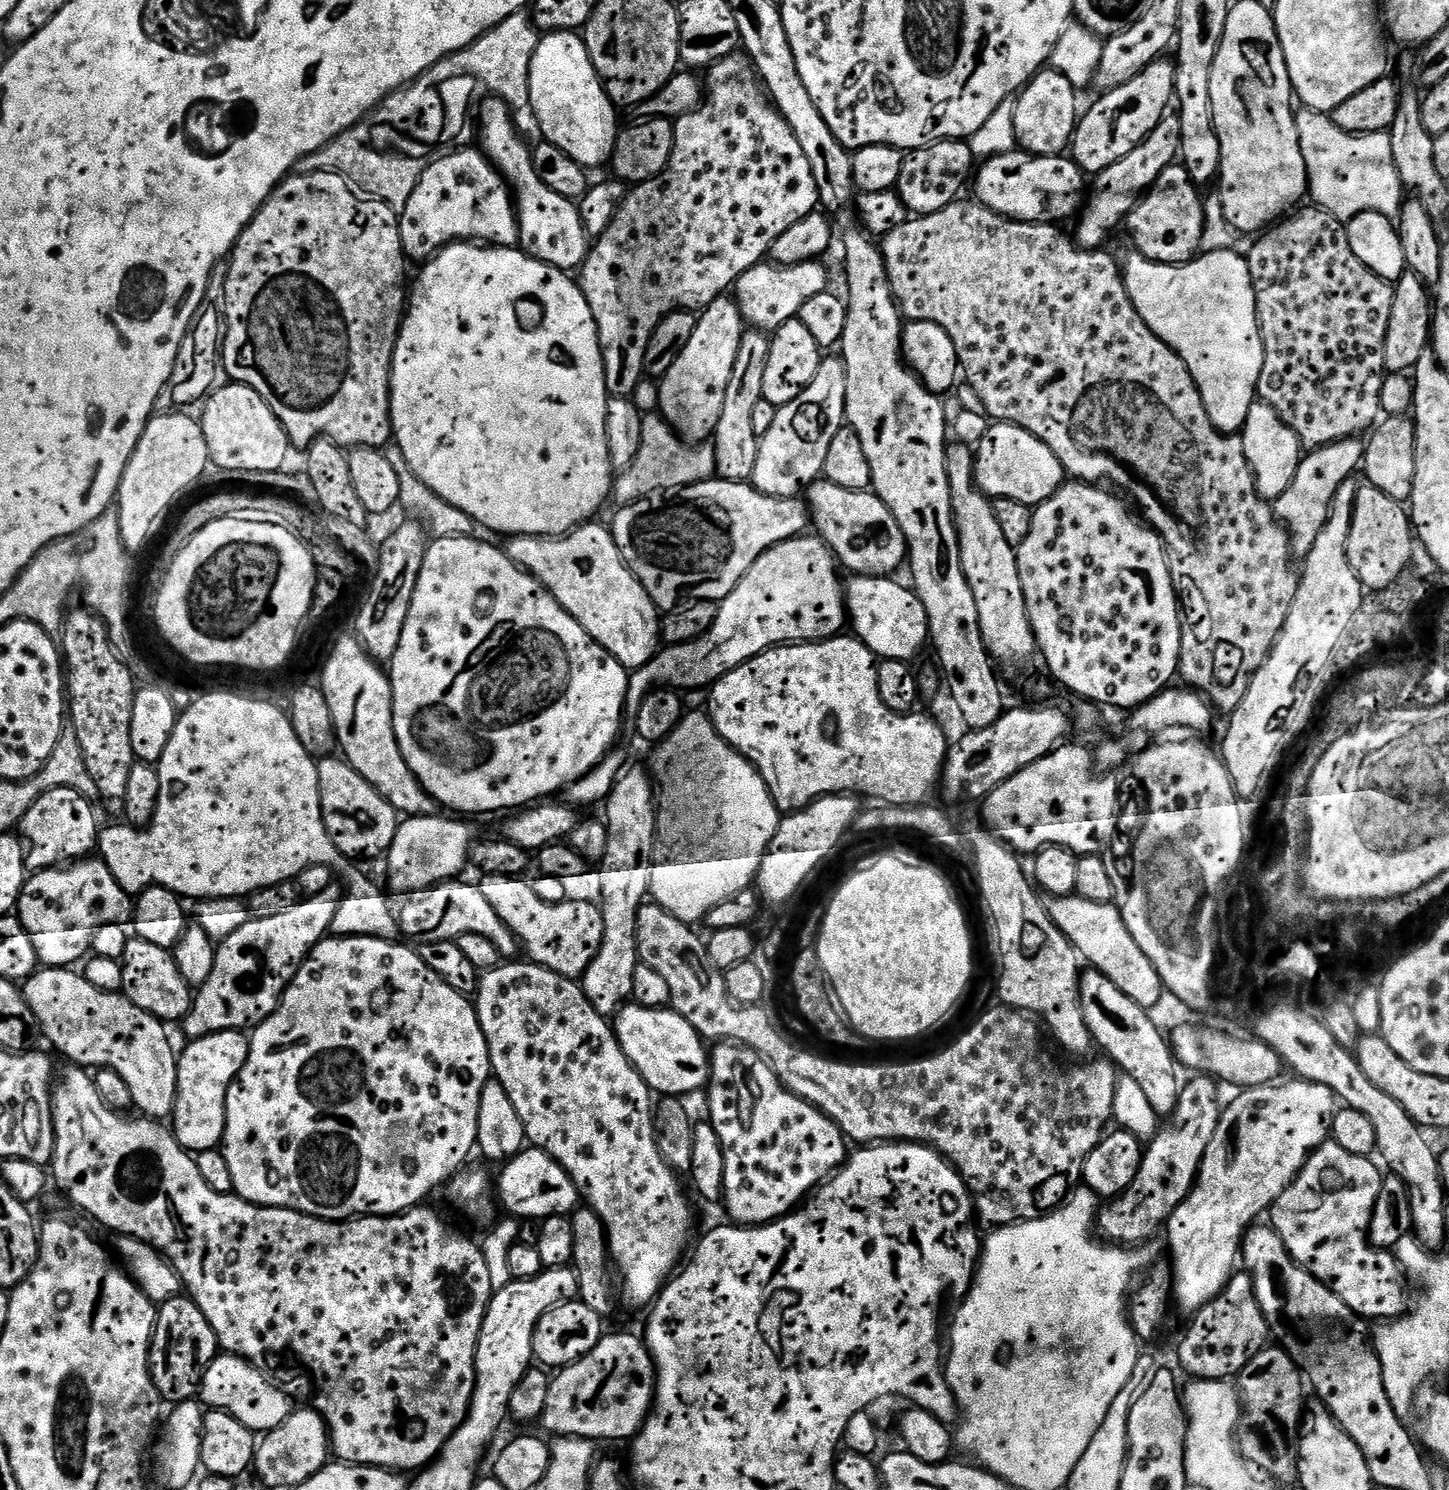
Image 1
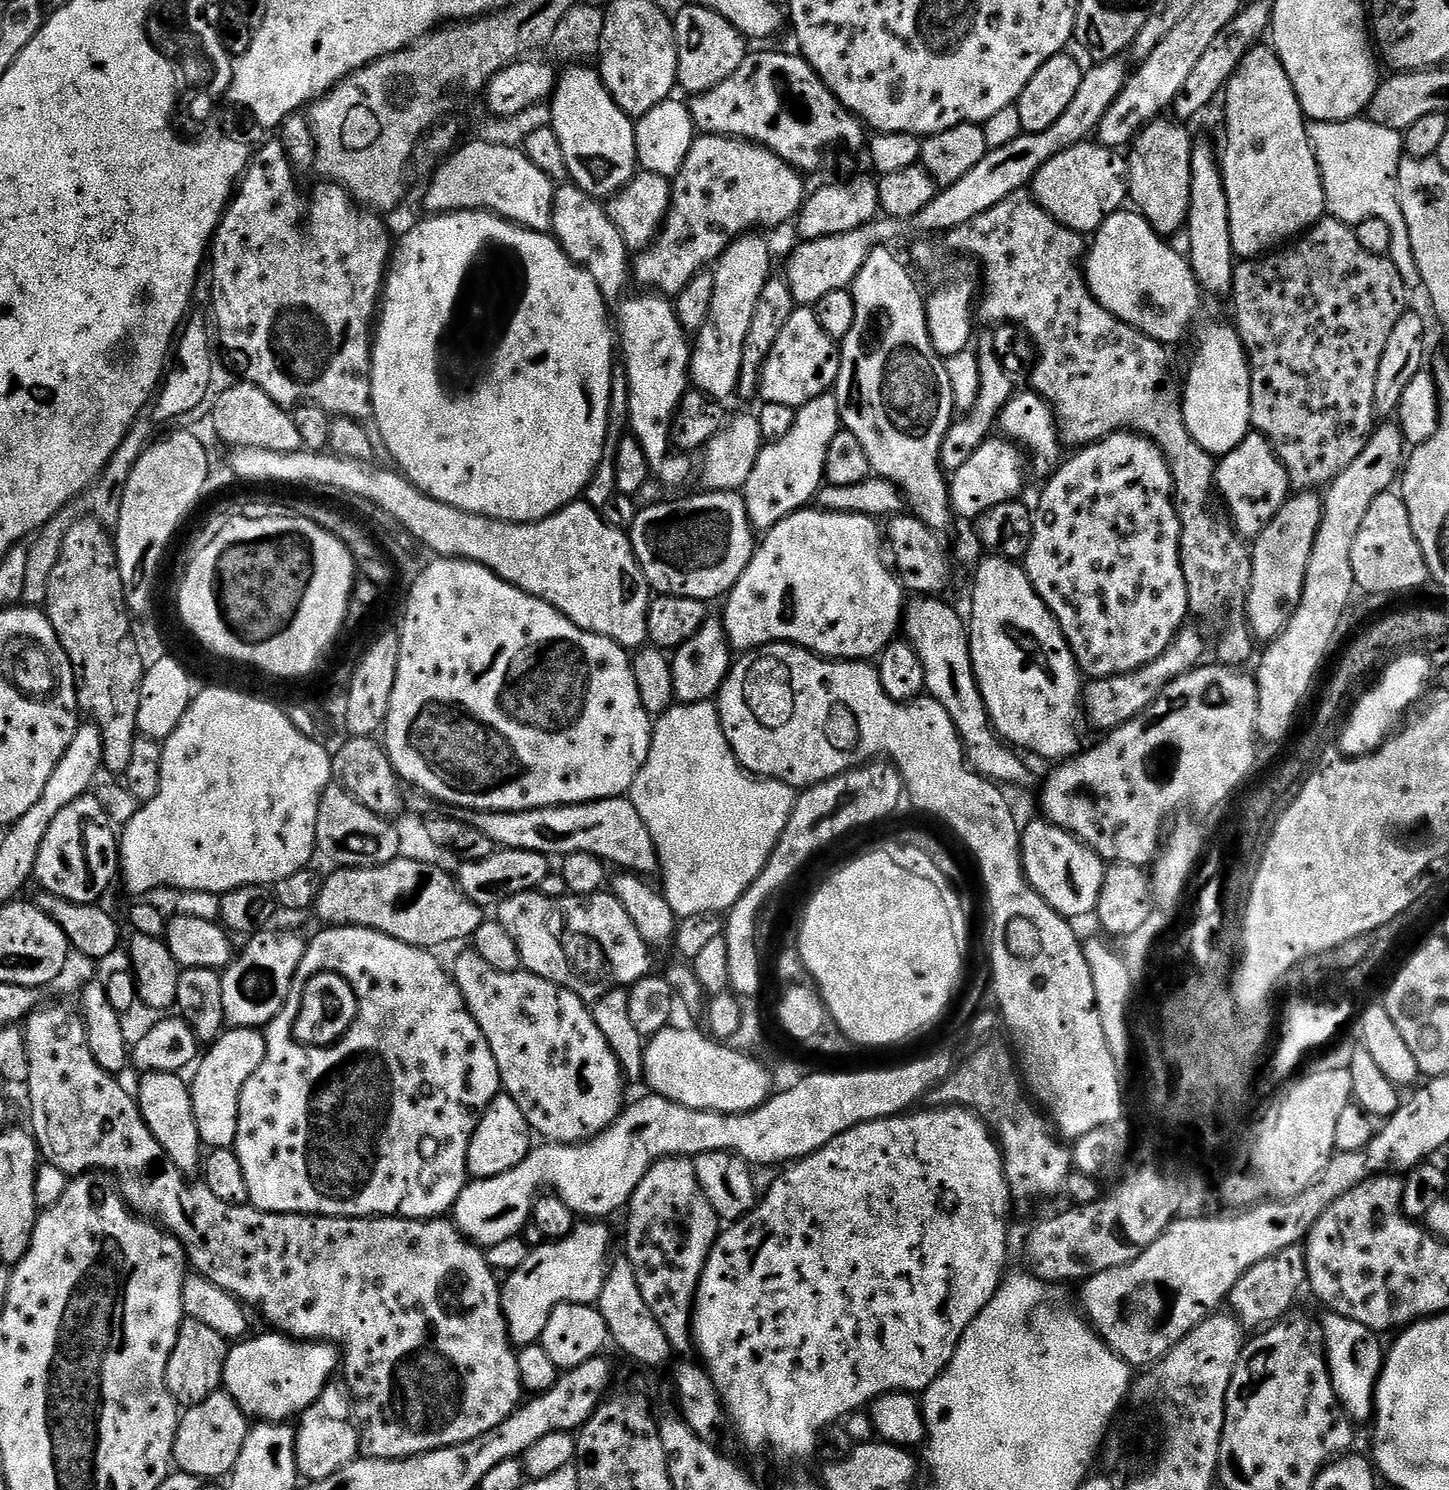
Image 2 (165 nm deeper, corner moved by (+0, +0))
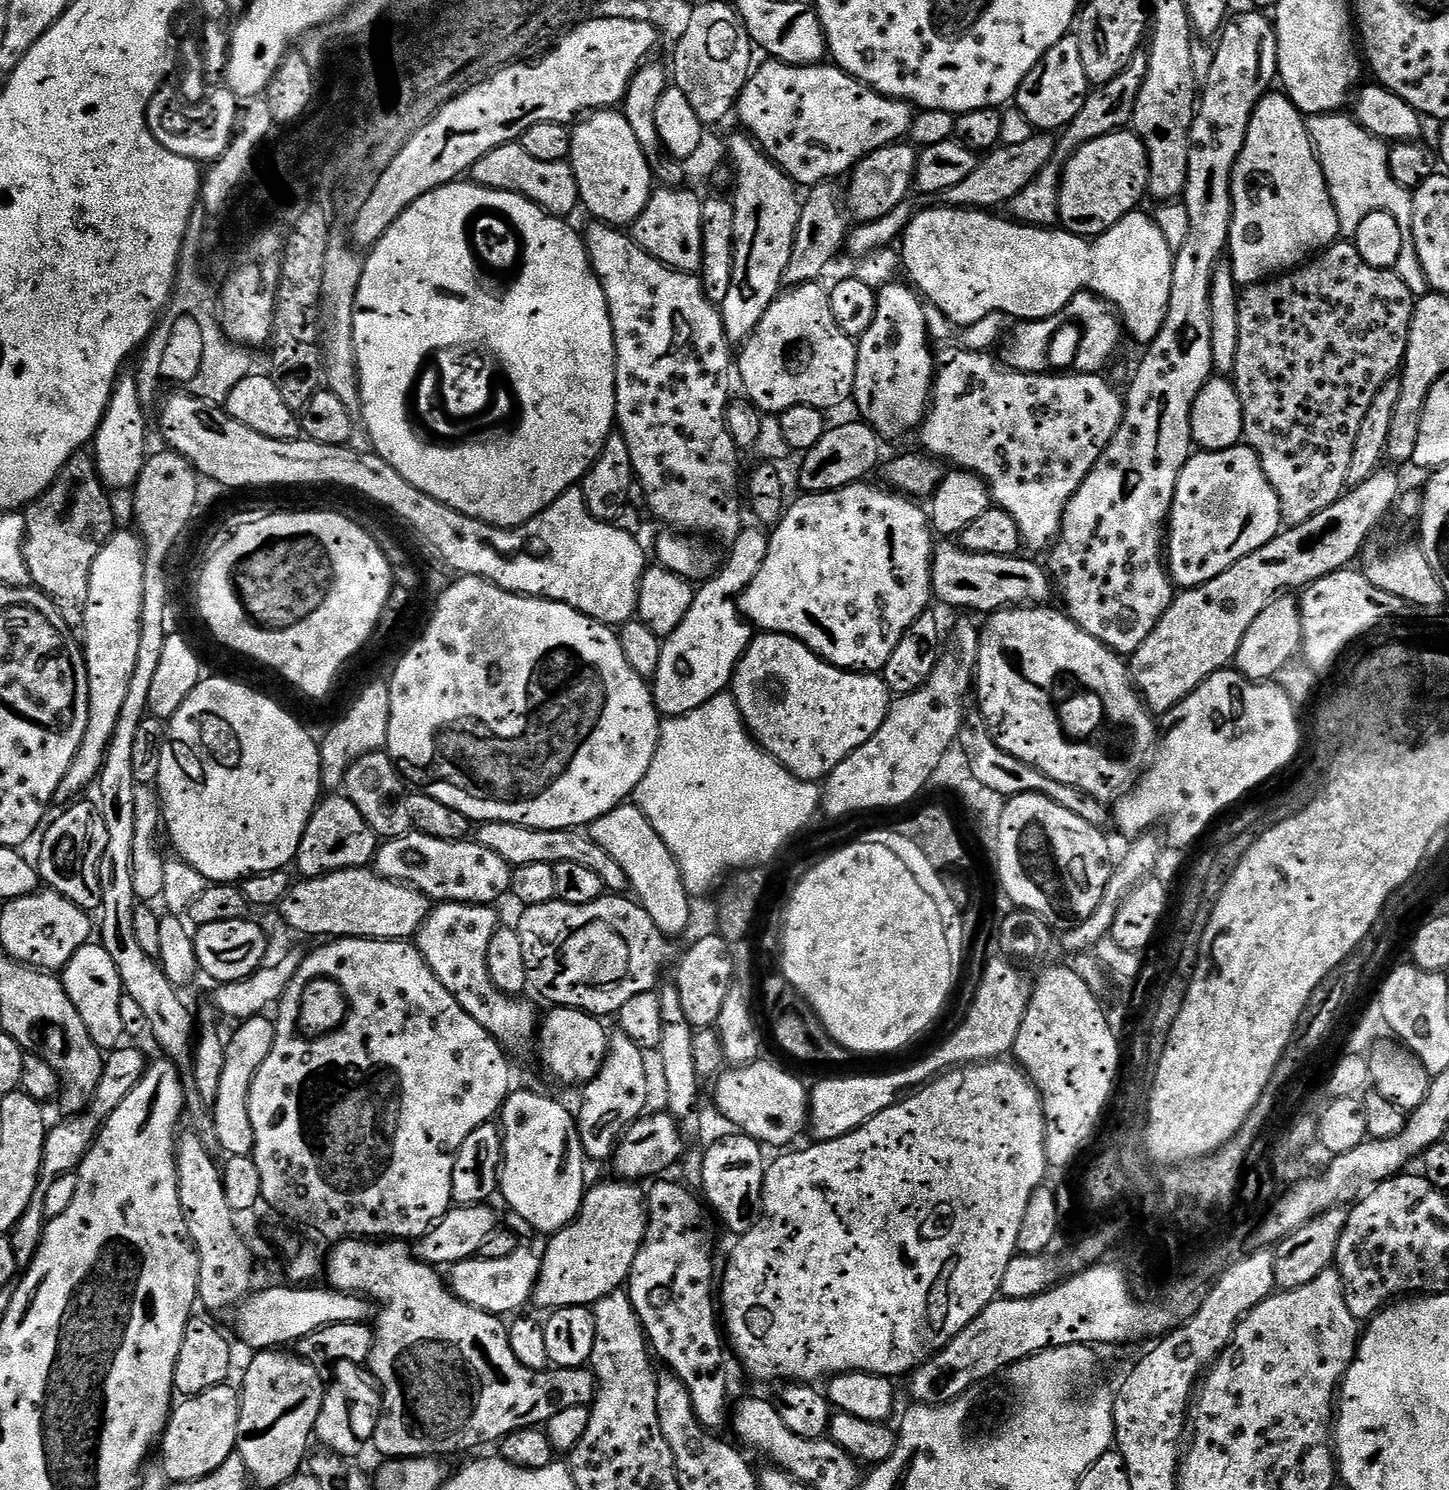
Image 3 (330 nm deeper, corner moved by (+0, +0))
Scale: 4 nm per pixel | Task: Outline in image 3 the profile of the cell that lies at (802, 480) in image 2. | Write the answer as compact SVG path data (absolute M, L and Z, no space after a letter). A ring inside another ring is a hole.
M741 527L736 539L731 541L728 561L725 564L723 561L722 566L717 567L715 573L696 588L696 597L694 602L690 602L686 618L682 618L678 630L674 630L674 634L667 636L662 643L662 658L658 658L658 670L650 684L652 701L661 717L685 716L698 710L698 706L710 702L710 698L721 695L731 685L732 675L736 673L736 663L743 658L754 639L753 629L744 619L738 601L750 582L754 582L758 570L762 570L762 562L766 562L768 536L763 527L755 527Z

